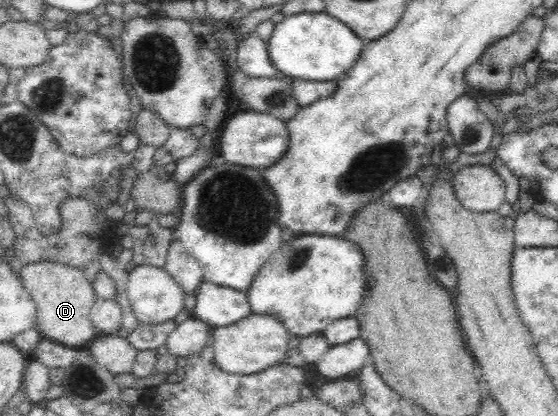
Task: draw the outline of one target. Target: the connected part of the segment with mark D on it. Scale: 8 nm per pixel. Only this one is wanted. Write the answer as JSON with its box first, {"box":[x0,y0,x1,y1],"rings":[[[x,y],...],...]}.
{"box":[18,259,96,347],"rings":[[[44,259],[38,262],[24,262],[18,275],[22,286],[35,300],[39,316],[36,328],[43,338],[69,347],[82,346],[95,338],[96,328],[89,317],[95,301],[94,289],[80,269]]]}

